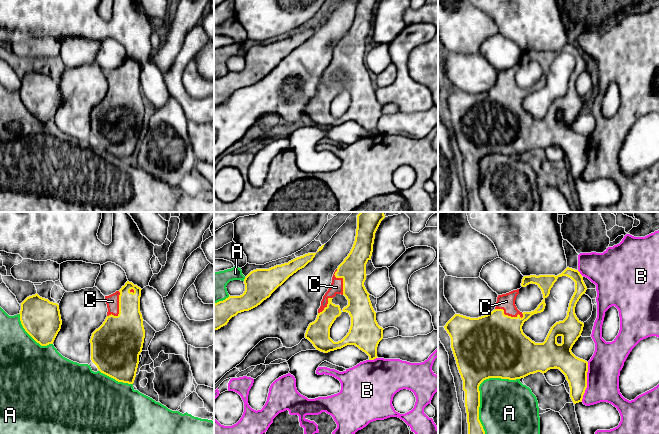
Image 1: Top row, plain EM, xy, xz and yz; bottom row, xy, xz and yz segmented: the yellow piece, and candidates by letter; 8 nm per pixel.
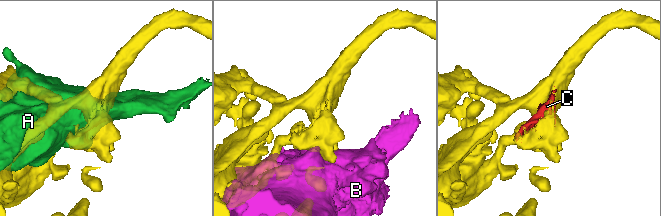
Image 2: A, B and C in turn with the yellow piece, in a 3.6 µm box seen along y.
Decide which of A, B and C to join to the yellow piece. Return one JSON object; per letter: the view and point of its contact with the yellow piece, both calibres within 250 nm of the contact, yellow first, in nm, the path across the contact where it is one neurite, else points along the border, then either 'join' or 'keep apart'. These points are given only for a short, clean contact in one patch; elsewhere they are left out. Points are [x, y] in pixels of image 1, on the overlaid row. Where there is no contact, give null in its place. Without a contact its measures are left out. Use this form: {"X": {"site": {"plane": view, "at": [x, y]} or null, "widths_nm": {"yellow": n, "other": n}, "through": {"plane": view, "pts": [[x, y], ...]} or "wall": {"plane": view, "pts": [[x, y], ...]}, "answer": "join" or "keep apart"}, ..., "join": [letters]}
{"A": {"site": {"plane": "yz", "at": [478, 389]}, "widths_nm": {"yellow": 360, "other": 400}, "answer": "keep apart"}, "B": {"site": {"plane": "yz", "at": [586, 382]}, "widths_nm": {"yellow": 190, "other": 260}, "answer": "keep apart"}, "C": {"site": {"plane": "yz", "at": [507, 315]}, "widths_nm": {"yellow": 480, "other": 130}, "answer": "join"}, "join": ["C"]}

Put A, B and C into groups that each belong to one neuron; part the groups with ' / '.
A B / C

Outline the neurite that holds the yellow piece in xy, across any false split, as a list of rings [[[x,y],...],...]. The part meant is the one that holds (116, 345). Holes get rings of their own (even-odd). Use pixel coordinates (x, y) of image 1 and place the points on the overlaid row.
[[[127,281],[119,291],[105,296],[108,312],[103,324],[96,329],[91,336],[91,360],[97,366],[98,370],[115,379],[118,382],[133,384],[139,364],[139,355],[142,352],[145,330],[143,318],[140,312],[141,288]]]

